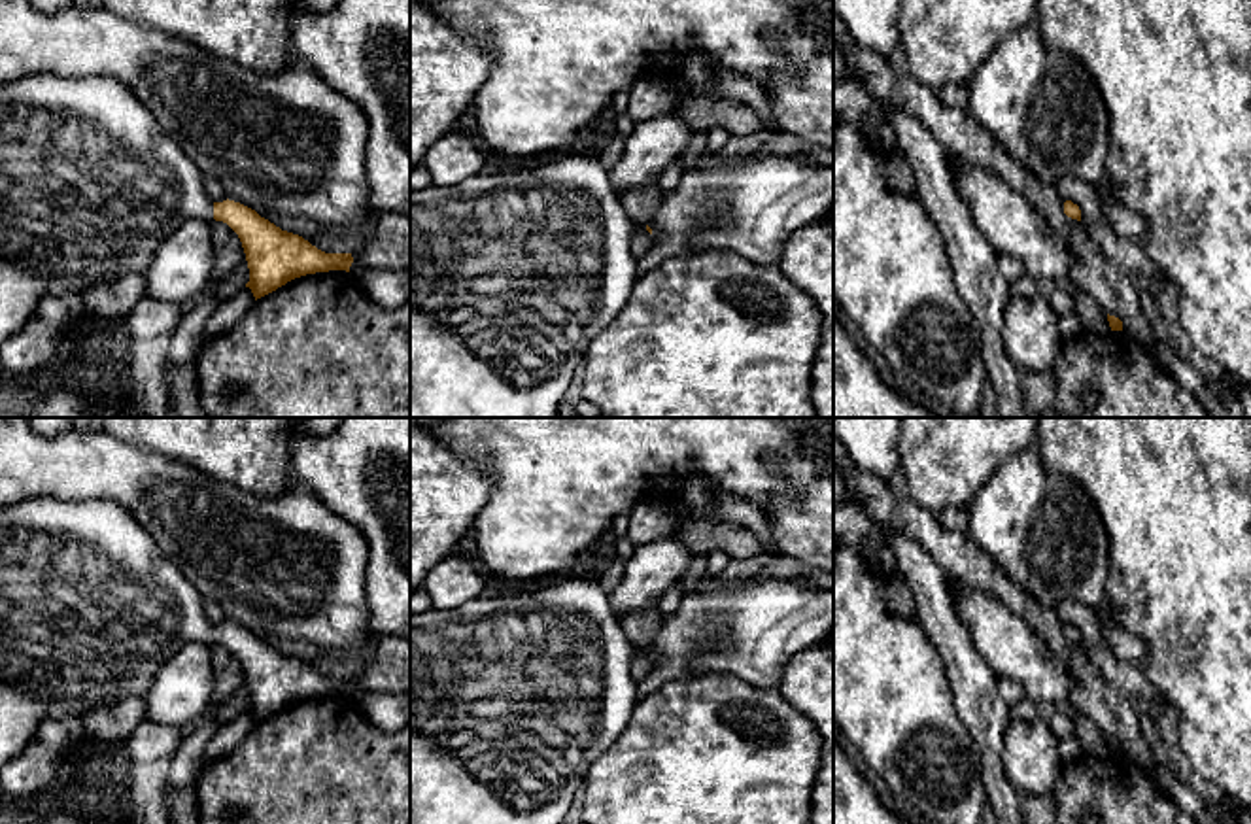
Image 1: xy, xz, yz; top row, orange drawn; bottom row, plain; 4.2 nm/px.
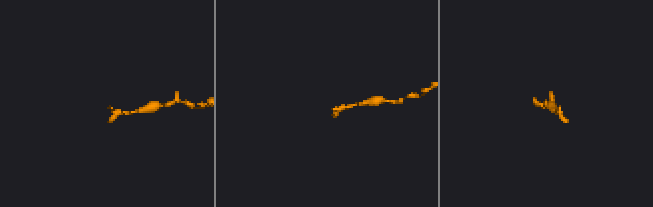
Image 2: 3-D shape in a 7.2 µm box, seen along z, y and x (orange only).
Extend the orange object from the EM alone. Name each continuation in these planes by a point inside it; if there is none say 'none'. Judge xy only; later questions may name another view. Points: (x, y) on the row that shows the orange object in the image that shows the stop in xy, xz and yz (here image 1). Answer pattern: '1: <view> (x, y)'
1: xy (89, 184)

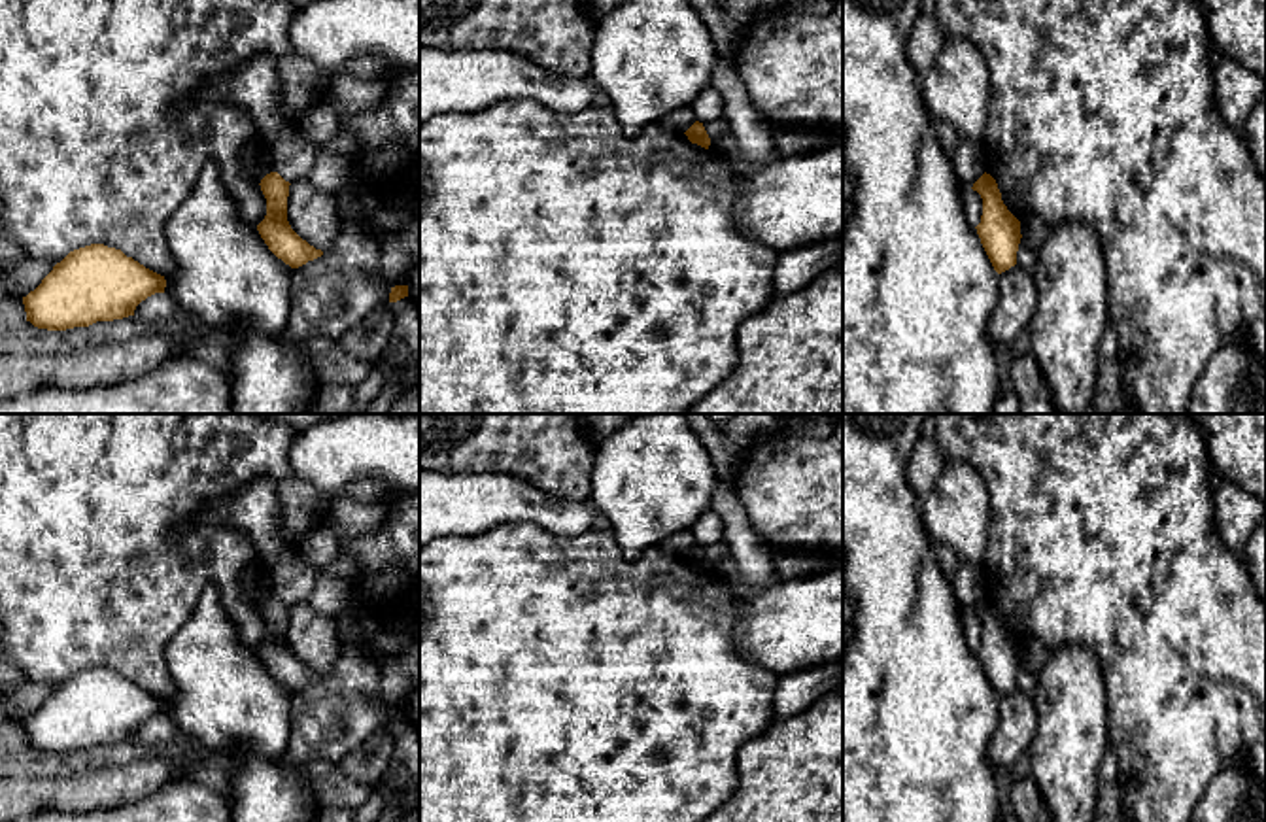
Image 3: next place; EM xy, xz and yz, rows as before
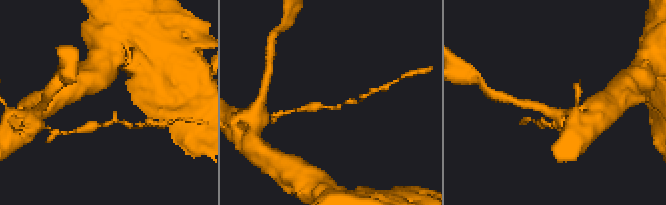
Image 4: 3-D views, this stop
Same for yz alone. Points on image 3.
none

